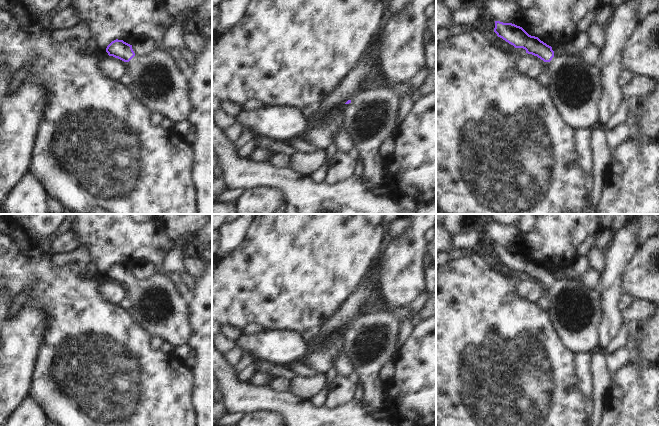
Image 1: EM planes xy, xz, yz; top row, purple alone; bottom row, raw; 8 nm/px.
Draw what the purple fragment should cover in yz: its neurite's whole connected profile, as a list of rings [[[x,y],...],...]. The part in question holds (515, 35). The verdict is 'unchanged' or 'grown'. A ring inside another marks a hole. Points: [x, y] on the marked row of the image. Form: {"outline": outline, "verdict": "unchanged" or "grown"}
{"outline": [[[495,21],[494,32],[515,48],[523,48],[526,53],[544,61],[544,70],[549,77],[546,88],[565,123],[574,130],[591,130],[594,181],[591,200],[598,207],[604,173],[612,159],[606,131],[598,119],[598,104],[603,91],[600,64],[586,63],[577,55],[555,55],[551,46],[512,23]]], "verdict": "grown"}

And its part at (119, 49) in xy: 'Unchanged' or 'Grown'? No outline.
Grown.

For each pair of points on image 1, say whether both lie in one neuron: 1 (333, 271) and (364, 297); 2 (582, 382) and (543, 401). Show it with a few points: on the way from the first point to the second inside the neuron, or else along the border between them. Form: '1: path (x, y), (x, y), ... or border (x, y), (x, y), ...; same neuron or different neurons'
1: border (353, 292), (348, 296); different neurons
2: border (574, 362), (576, 386), (585, 398); different neurons

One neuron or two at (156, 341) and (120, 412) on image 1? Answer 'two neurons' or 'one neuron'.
two neurons

